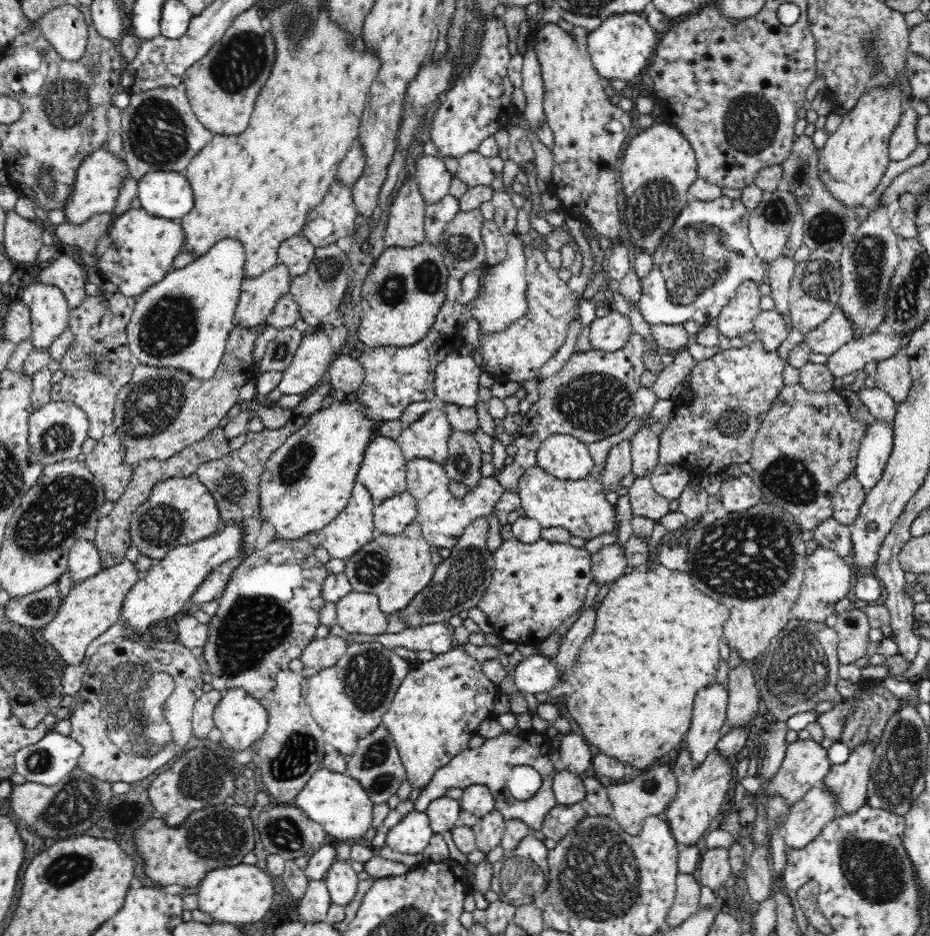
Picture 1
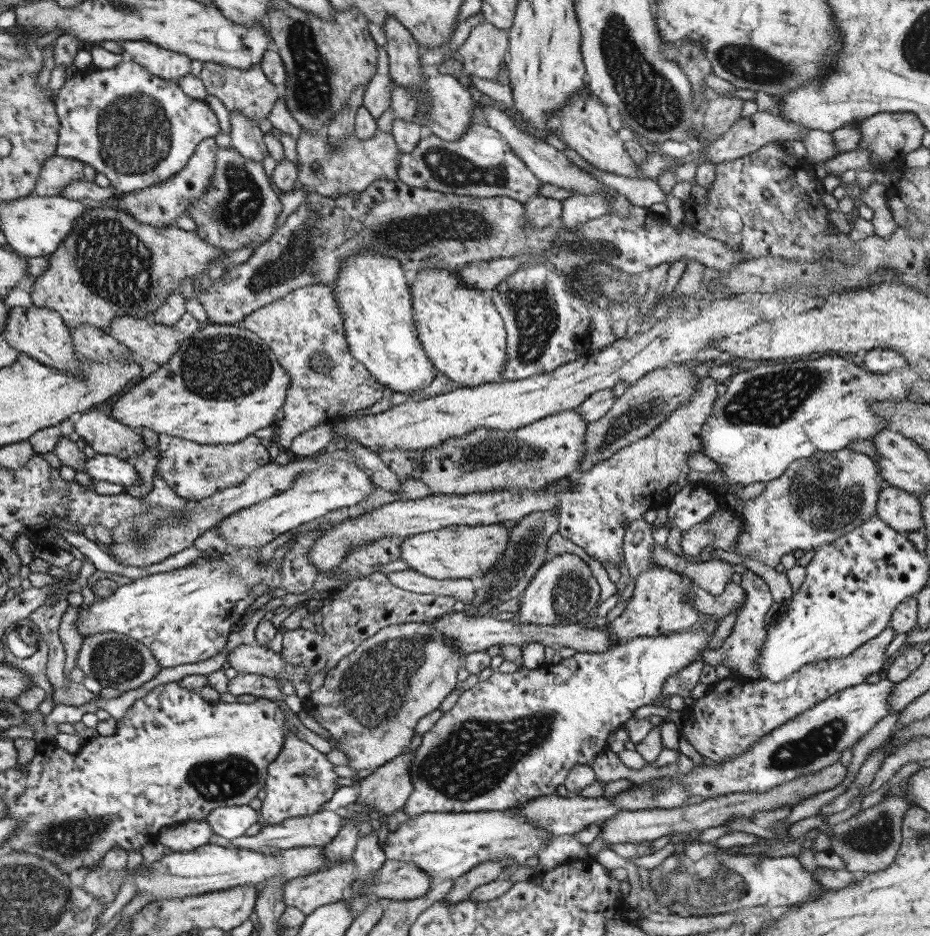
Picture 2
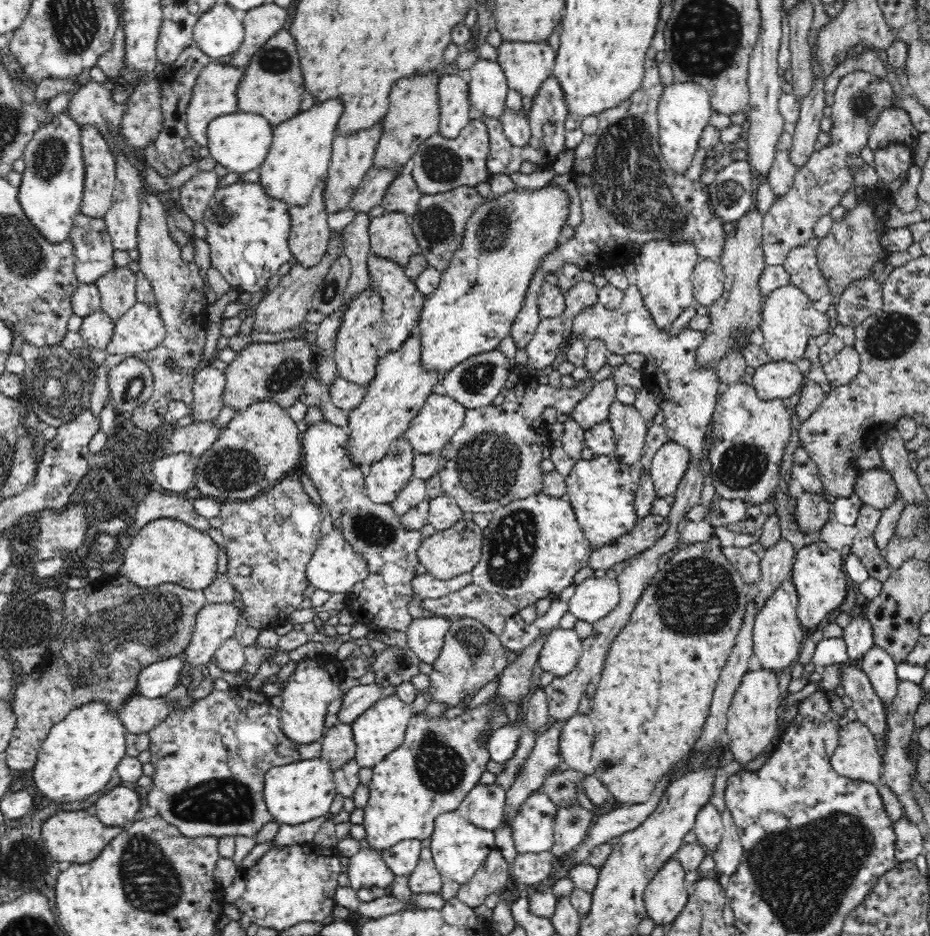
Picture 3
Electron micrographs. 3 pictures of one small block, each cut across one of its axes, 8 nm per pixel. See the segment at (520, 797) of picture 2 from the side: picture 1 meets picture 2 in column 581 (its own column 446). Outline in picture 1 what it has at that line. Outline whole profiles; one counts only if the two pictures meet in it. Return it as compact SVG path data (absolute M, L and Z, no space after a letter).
M455 645L452 650L435 655L432 660L420 661L412 667L398 688L388 713L383 715L381 724L396 743L407 781L413 789L425 788L439 768L448 765L464 749L469 749L470 739L478 735L481 722L493 717L494 703L499 696L498 686L482 672L482 663L460 646Z

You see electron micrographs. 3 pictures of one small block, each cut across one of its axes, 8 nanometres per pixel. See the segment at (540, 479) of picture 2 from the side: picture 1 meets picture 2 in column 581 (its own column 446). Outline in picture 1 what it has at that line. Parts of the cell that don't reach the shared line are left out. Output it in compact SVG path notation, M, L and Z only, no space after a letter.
M442 406L422 414L416 422L402 428L396 442L400 445L406 460L426 458L438 464L448 460L448 438L452 425Z

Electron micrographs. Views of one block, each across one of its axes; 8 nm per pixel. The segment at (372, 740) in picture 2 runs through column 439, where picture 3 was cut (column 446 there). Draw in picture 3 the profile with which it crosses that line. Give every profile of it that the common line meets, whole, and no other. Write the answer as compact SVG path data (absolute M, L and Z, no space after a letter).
M472 618L453 619L438 658L432 663L426 699L428 703L444 704L448 709L456 707L494 681L508 664L504 646L488 628Z

